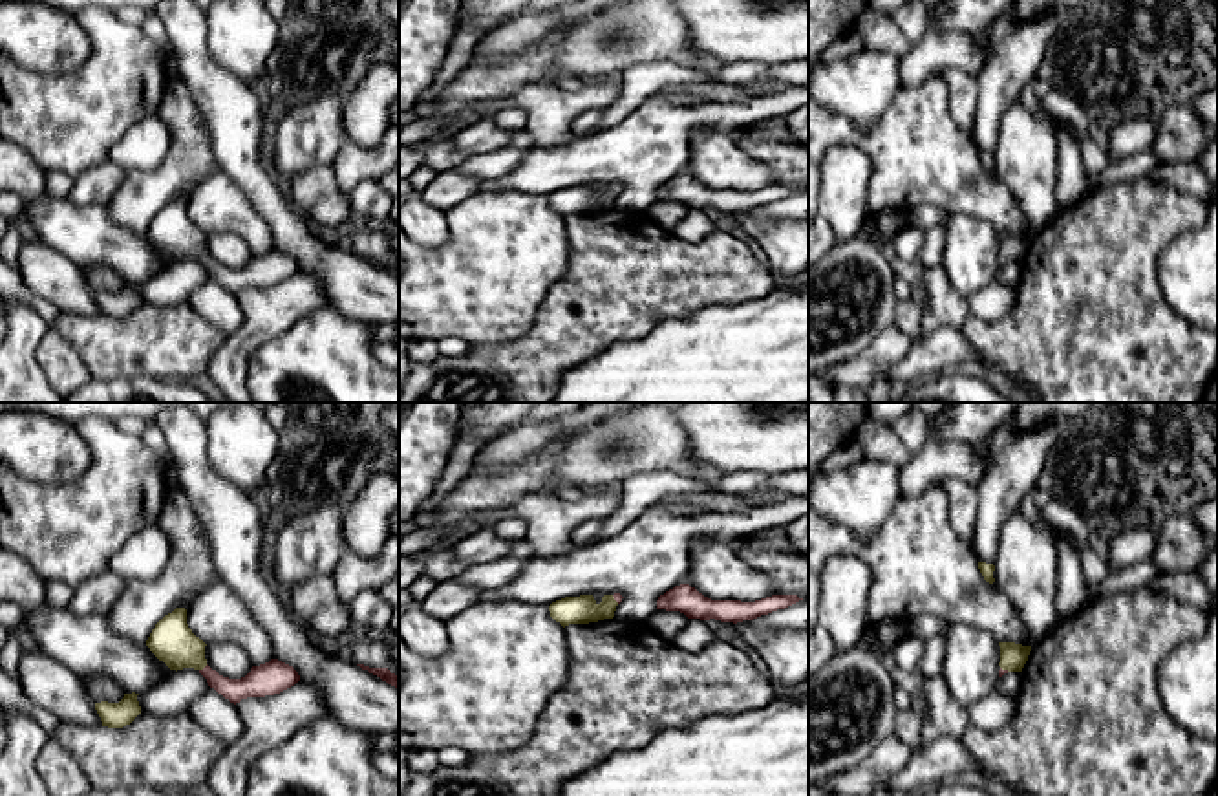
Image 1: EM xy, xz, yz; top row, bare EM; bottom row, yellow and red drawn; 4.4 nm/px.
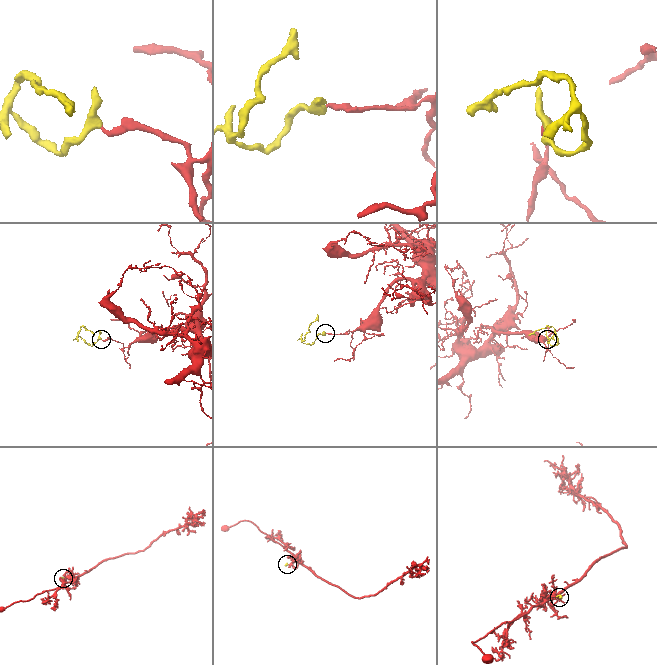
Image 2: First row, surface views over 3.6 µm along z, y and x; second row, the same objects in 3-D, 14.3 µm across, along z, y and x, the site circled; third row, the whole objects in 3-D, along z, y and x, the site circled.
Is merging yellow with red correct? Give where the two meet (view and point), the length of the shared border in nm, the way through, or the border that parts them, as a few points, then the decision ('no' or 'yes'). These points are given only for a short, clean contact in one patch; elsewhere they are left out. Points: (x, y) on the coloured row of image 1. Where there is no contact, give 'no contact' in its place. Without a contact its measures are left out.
contact xy (203, 666); length 50 nm; way xy (170, 641), (187, 650), (203, 666), (222, 685), (258, 681); yes

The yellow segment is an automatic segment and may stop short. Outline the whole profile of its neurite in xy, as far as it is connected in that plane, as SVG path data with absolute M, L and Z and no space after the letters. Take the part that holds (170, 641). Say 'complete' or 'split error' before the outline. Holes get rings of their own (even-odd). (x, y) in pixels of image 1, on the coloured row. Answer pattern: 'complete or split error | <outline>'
split error | M176 608L172 613L165 615L152 629L146 646L170 670L198 670L210 688L234 705L247 697L280 694L300 681L298 672L278 659L252 666L241 679L219 675L207 664L207 644L188 628L185 608Z

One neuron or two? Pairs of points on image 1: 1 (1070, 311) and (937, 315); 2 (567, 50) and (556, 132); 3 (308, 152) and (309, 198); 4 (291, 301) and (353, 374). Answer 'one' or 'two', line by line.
1: two
2: two
3: one
4: two

